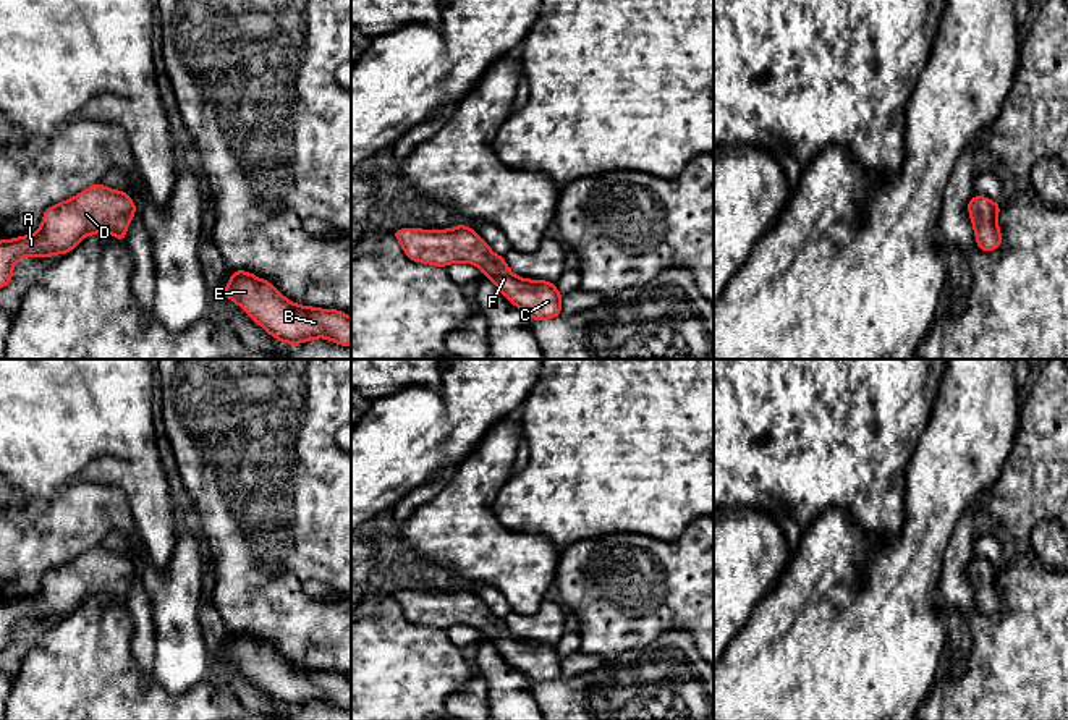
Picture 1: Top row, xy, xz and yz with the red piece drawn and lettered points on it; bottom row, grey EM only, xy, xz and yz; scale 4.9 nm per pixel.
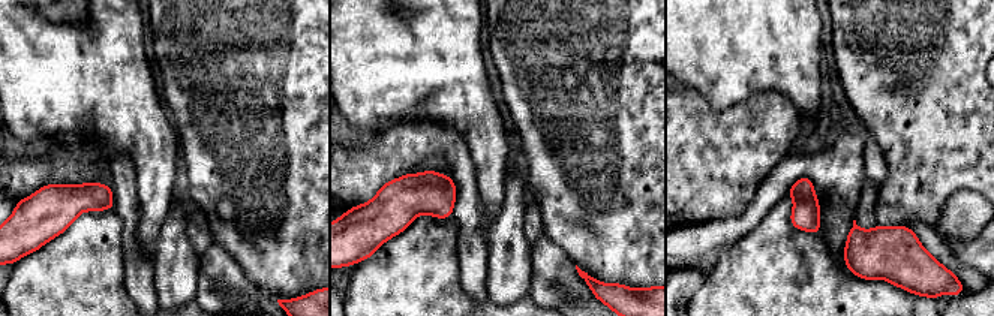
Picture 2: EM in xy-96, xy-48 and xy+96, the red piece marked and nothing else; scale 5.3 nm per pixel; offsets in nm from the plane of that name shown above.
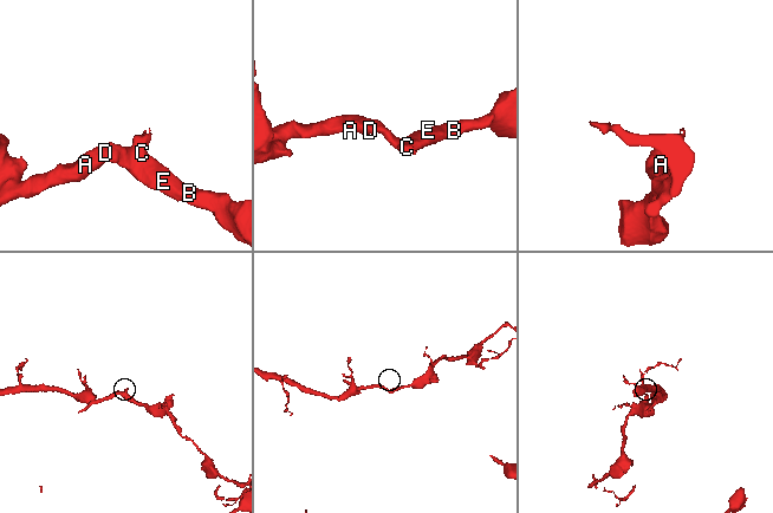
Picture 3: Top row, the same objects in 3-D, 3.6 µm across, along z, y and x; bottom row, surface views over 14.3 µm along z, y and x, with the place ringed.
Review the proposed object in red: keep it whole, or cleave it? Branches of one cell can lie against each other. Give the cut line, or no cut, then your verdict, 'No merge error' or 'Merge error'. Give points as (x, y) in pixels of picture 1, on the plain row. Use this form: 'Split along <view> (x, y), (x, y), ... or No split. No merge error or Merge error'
No split. No merge error

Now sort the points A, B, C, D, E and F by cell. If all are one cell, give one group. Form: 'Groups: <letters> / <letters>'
Groups: A B C D E F

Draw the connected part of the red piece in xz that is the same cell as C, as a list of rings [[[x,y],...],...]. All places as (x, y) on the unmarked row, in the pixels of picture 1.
[[[468,587],[450,592],[398,591],[390,594],[401,607],[406,620],[435,629],[453,625],[477,628],[497,652],[536,684],[562,678],[562,662],[553,644],[526,642],[510,634],[505,620],[492,615],[490,608]]]

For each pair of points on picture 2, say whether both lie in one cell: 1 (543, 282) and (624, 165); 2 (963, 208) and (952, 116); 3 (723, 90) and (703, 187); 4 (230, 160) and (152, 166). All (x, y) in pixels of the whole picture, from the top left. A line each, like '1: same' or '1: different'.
1: different
2: different
3: different
4: different

